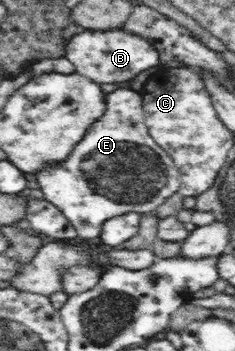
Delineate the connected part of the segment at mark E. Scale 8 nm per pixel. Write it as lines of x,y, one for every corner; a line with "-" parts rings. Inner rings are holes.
118,88
106,97
106,112
100,121
94,121
82,142
78,142
74,152
60,162
56,168
44,168
36,173
38,188
42,190
46,201
52,202
70,224
77,230
78,236
86,241
98,241
104,224
122,214
152,213
169,196
178,191
181,185
178,167
170,155
154,141
149,127
145,125
143,99
140,92
128,88

